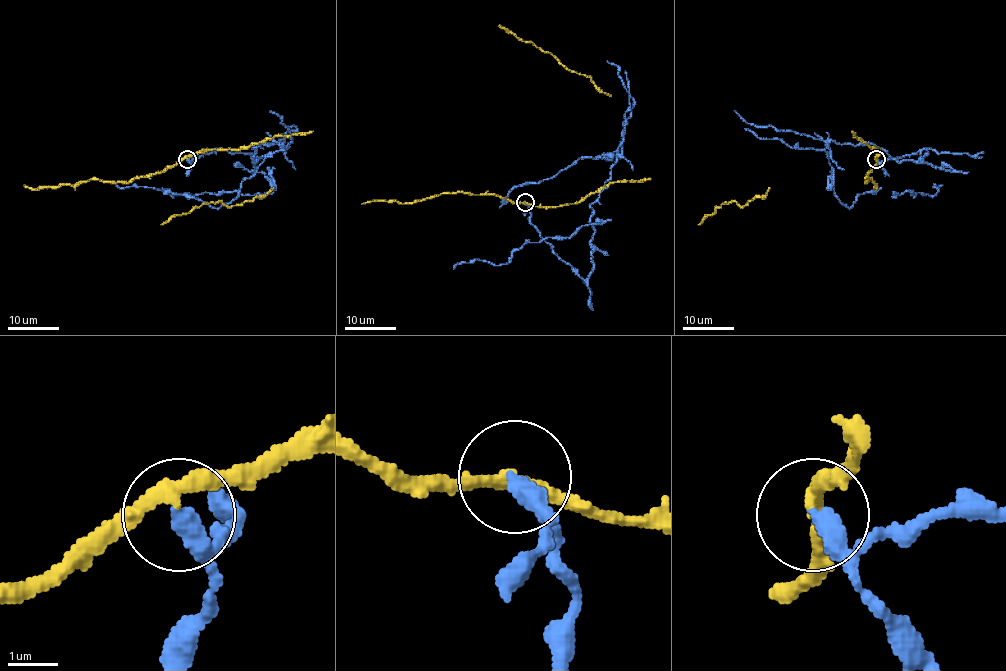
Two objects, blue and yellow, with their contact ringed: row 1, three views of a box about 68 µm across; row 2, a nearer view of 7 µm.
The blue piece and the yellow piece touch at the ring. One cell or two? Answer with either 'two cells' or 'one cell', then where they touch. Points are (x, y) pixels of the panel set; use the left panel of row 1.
two cells; at (187, 159)

